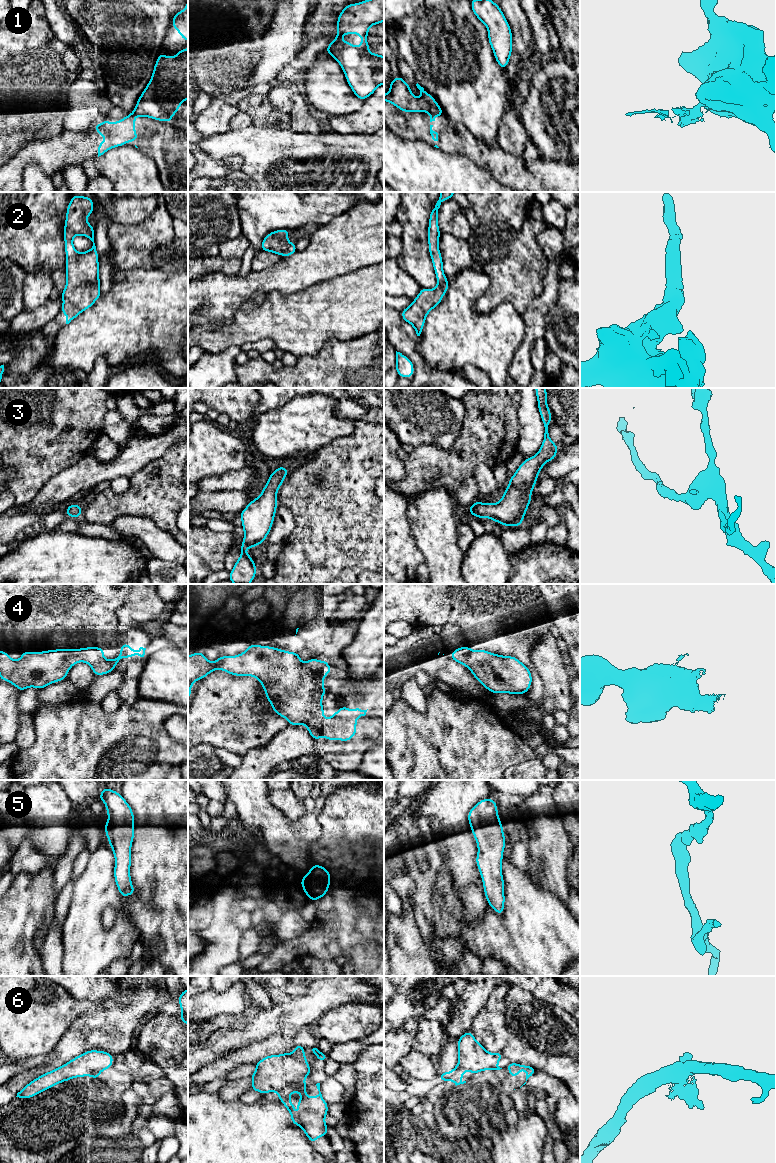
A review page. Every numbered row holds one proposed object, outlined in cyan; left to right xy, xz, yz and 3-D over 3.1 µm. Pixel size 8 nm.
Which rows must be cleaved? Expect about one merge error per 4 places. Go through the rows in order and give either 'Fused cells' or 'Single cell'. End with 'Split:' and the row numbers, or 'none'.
1: Fused cells
2: Single cell
3: Single cell
4: Single cell
5: Single cell
6: Fused cells
Split: 1, 6

